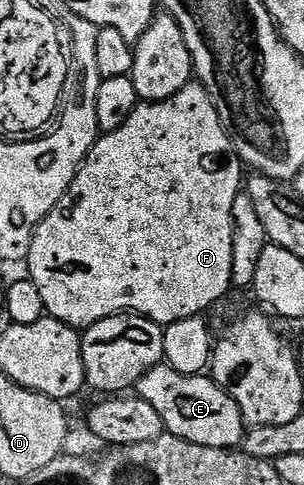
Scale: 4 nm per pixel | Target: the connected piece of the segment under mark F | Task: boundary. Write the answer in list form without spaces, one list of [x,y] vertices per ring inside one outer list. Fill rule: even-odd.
[[[191,82],[188,86],[184,86],[184,90],[177,92],[172,98],[167,100],[156,100],[153,102],[139,103],[134,109],[132,115],[128,118],[128,122],[124,122],[124,126],[120,126],[120,130],[115,132],[107,132],[99,135],[94,141],[94,147],[87,154],[86,160],[82,163],[77,174],[74,176],[74,181],[68,186],[68,190],[64,194],[64,198],[60,198],[60,202],[48,215],[38,223],[38,227],[34,230],[34,238],[30,241],[30,254],[28,257],[28,265],[30,264],[30,272],[28,279],[34,283],[36,290],[40,290],[40,298],[44,298],[44,306],[47,313],[54,316],[60,322],[70,324],[73,328],[85,330],[91,328],[96,322],[100,322],[109,316],[116,316],[119,312],[129,312],[140,316],[148,317],[152,322],[163,326],[170,323],[179,322],[180,319],[190,318],[192,316],[202,316],[206,314],[213,304],[218,304],[226,296],[226,291],[231,291],[234,279],[232,278],[232,230],[234,223],[232,222],[232,202],[236,202],[236,198],[240,195],[244,188],[244,165],[238,158],[238,151],[234,149],[234,143],[230,141],[230,135],[226,132],[226,127],[220,122],[220,114],[216,110],[216,106],[212,102],[212,98],[208,94],[208,90],[202,84]]]

